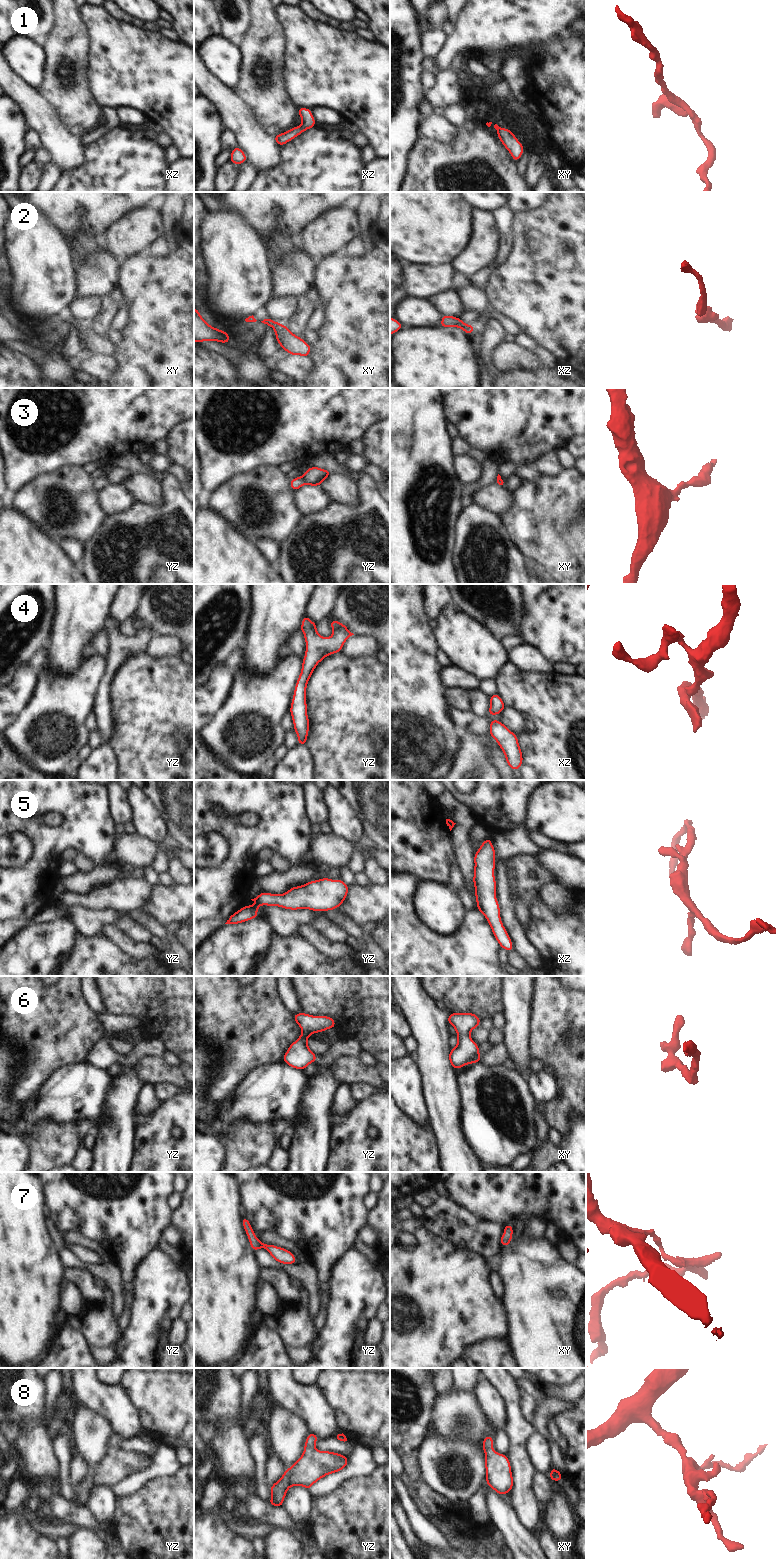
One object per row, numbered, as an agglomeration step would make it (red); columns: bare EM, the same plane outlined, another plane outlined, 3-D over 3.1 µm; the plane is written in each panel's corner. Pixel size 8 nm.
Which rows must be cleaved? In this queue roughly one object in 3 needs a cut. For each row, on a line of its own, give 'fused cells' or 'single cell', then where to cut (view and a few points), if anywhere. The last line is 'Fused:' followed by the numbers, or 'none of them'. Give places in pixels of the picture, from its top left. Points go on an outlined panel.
1: single cell | no cut
2: single cell | no cut
3: single cell | no cut
4: single cell | no cut
5: single cell | no cut
6: single cell | no cut
7: single cell | no cut
8: single cell | no cut
Fused: none of them

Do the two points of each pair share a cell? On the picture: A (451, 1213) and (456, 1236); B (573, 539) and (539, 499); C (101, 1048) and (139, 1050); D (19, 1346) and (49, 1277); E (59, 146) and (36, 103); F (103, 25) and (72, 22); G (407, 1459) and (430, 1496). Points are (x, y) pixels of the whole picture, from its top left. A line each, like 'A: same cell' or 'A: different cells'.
A: same cell
B: same cell
C: same cell
D: same cell
E: same cell
F: different cells
G: same cell

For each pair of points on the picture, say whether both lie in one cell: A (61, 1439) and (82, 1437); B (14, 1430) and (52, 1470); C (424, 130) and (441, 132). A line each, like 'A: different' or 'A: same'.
A: different
B: different
C: same

